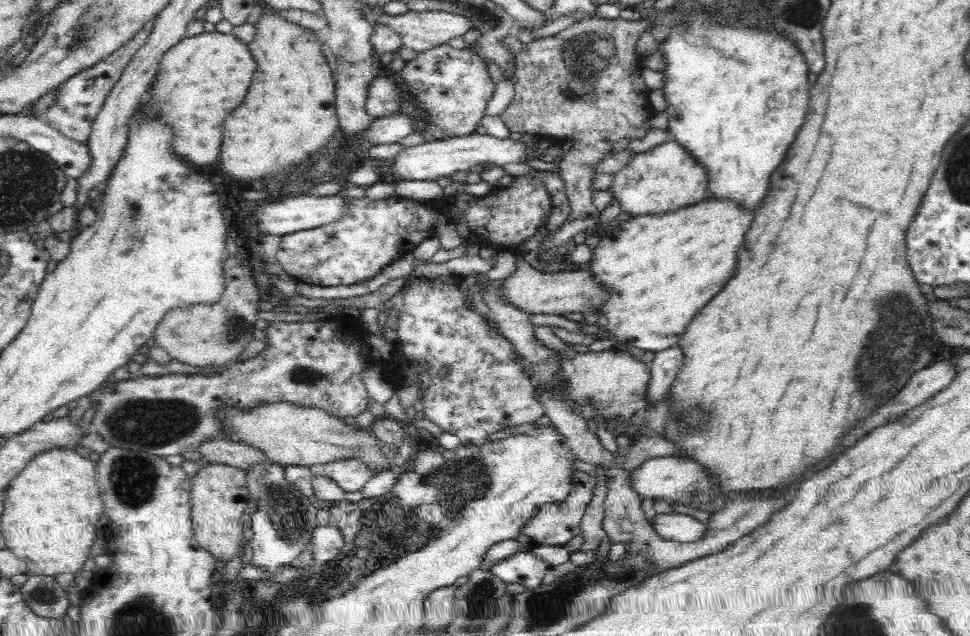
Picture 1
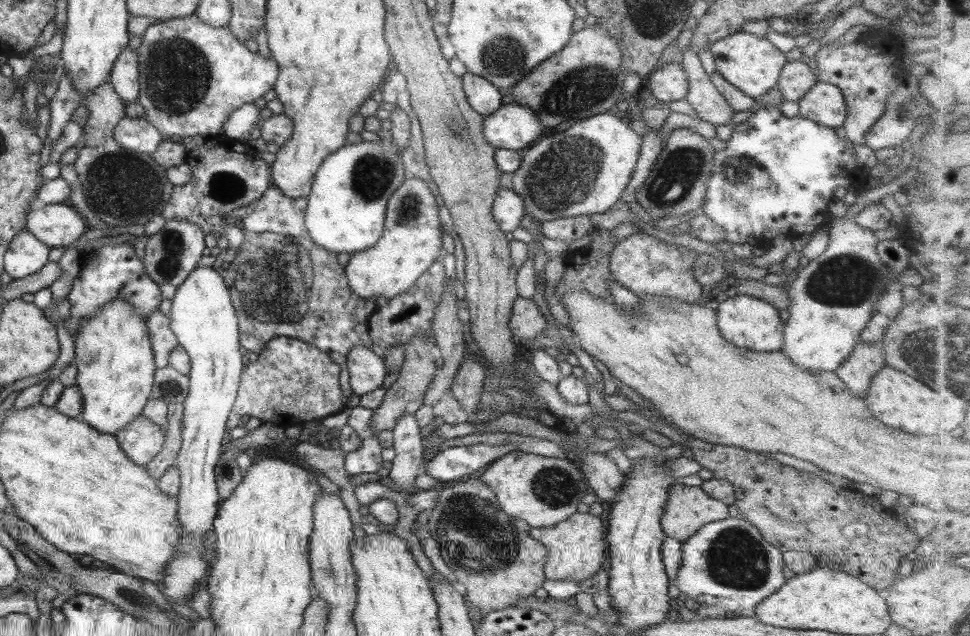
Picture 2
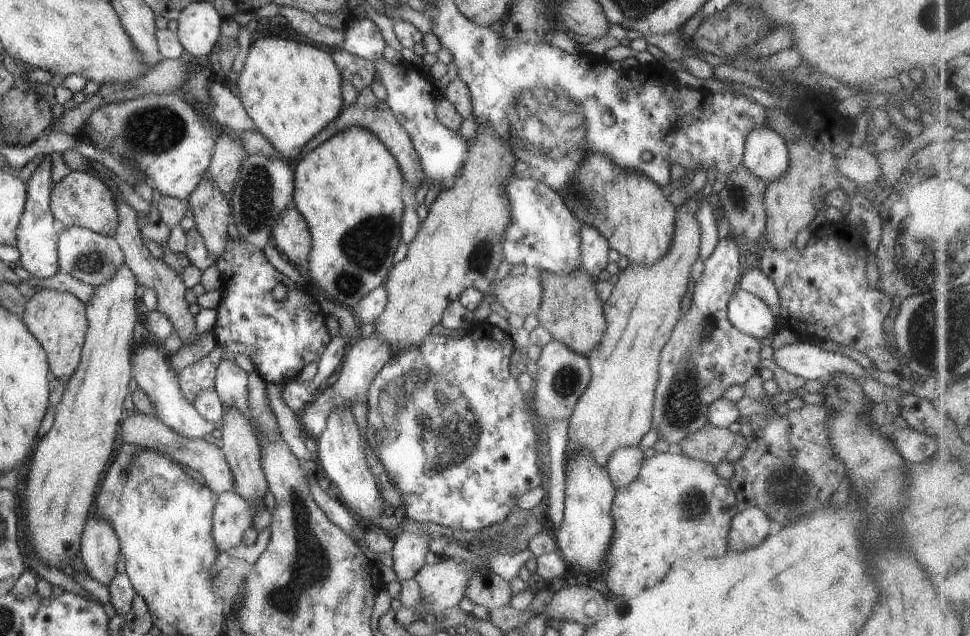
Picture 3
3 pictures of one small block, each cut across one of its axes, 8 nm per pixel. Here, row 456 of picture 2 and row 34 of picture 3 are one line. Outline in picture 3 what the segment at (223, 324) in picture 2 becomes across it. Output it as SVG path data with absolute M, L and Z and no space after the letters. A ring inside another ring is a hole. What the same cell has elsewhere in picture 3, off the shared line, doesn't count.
M205 1L190 2L180 10L174 32L180 45L197 58L213 54L222 18L213 6Z

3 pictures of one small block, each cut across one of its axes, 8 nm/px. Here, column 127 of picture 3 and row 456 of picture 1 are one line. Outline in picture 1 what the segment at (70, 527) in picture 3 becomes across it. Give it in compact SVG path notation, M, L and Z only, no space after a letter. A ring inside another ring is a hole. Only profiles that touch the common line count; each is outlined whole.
M287 402L252 409L240 413L232 411L231 408L220 408L219 416L226 429L234 433L233 440L241 440L246 445L260 448L272 463L310 467L314 464L328 464L335 460L356 458L376 469L376 474L383 468L390 469L386 456L393 458L394 454L387 449L387 446L379 444L371 429L357 430L356 426L347 427L343 425L343 420L328 417L315 408L292 406Z

